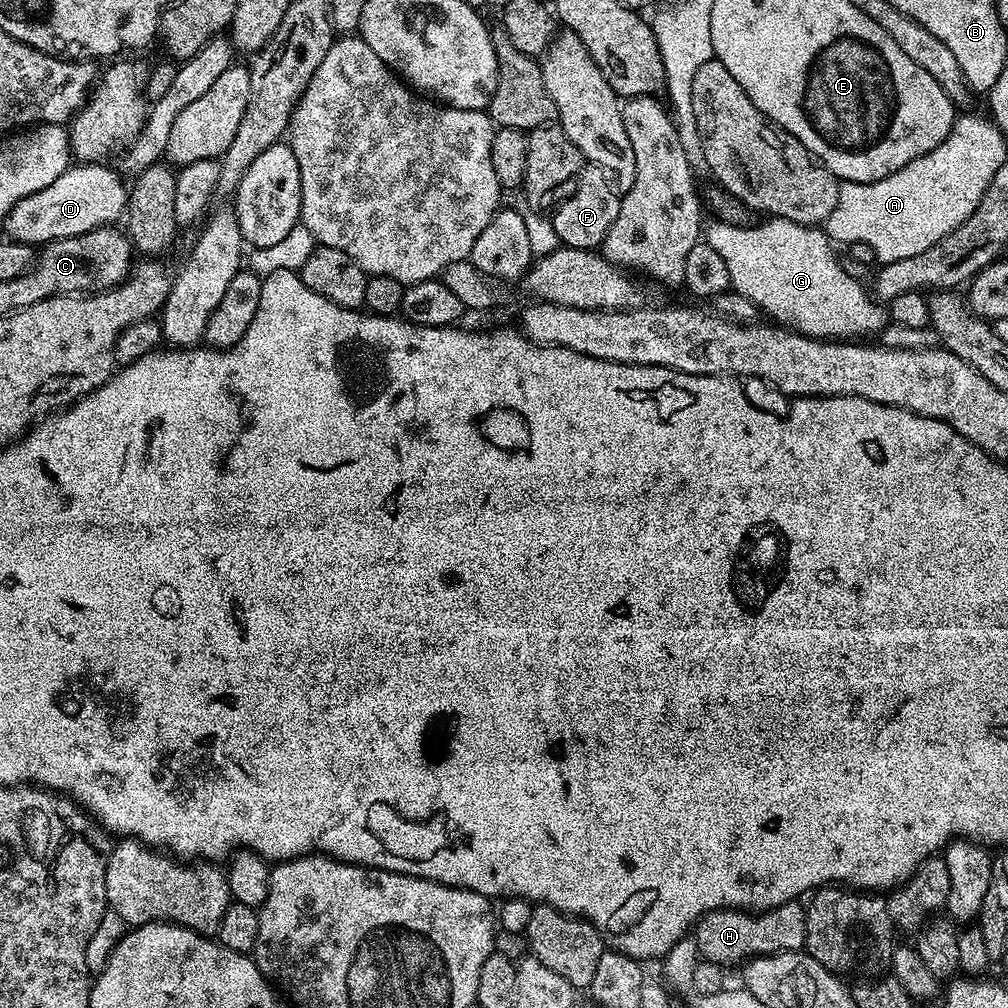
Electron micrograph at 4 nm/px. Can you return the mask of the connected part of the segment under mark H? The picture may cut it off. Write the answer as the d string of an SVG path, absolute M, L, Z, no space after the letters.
M800 902L783 904L770 909L769 912L741 912L739 908L719 908L696 921L696 948L703 959L721 966L740 966L755 956L798 952L804 948L807 917L805 905Z

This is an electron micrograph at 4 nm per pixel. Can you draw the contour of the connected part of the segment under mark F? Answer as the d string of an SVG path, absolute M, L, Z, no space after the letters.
M585 163L574 194L557 204L551 213L552 232L560 239L557 241L565 248L599 249L606 234L610 234L610 226L614 226L614 218L618 218L620 198L621 193L614 187L609 173L602 166Z

